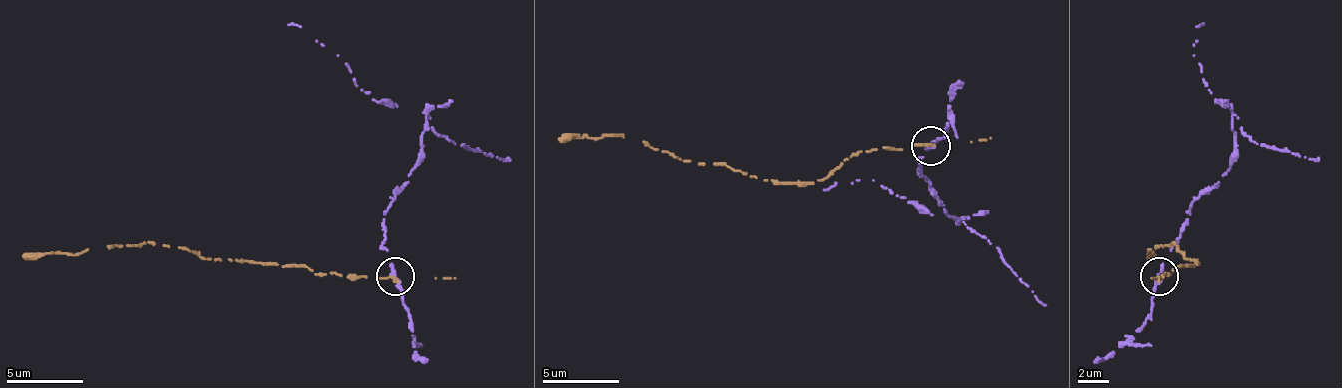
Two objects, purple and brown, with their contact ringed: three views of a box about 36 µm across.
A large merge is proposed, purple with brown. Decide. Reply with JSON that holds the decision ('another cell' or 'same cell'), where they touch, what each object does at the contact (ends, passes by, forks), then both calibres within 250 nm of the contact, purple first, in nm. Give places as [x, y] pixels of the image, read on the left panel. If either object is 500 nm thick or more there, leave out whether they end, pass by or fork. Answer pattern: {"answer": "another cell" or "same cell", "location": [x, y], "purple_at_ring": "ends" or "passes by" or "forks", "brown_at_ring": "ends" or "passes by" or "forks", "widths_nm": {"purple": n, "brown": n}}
{"answer": "another cell", "location": [395, 276], "purple_at_ring": "ends", "brown_at_ring": "ends", "widths_nm": {"purple": 360, "brown": 300}}

